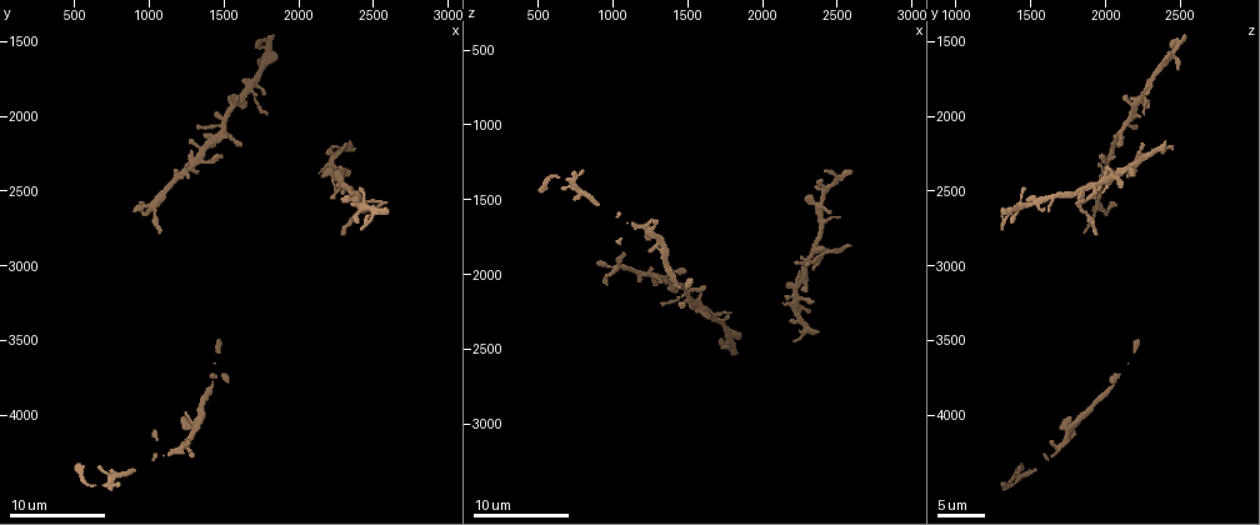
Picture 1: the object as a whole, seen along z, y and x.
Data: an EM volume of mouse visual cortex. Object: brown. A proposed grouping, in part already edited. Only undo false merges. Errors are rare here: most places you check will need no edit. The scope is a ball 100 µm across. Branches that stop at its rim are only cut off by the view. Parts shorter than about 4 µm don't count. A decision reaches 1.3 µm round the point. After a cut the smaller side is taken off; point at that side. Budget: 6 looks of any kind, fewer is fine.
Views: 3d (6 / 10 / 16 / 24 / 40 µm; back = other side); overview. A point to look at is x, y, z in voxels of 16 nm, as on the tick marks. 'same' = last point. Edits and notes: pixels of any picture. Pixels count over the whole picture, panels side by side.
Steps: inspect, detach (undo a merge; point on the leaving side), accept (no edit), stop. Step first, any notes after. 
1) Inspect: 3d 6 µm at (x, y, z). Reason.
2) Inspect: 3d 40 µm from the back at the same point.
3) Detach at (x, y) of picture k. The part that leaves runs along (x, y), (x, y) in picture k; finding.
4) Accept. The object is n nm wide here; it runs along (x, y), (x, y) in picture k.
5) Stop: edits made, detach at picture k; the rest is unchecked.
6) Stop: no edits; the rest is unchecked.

Inspect: 3d 16 µm at (2500, 2660, 1340). Four arms meet.

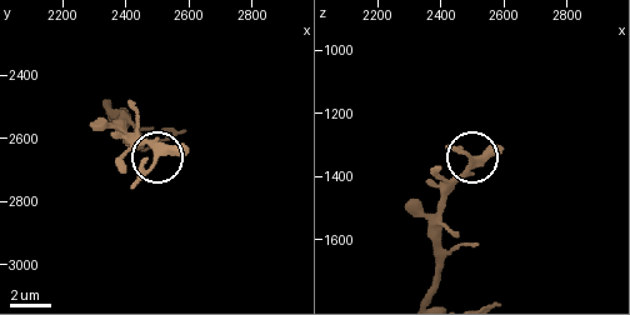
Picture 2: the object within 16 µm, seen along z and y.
Inspect: 3d 6 µm at (2500, 2650, 1350).

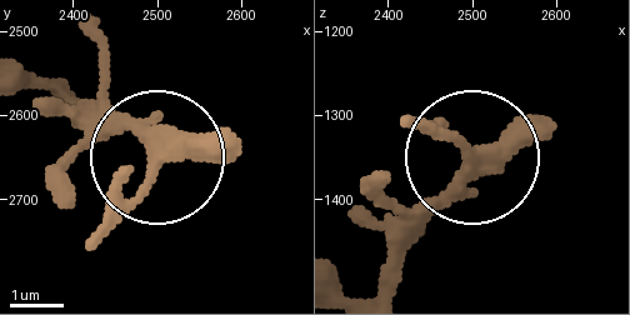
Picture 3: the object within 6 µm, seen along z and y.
Accept. It runs along (70, 90), (146, 158), (88, 246) in picture 3; one neuron here.

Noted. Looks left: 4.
Inspect: 3d 10 µm at (1700, 1840, 2260). Three arms meet.

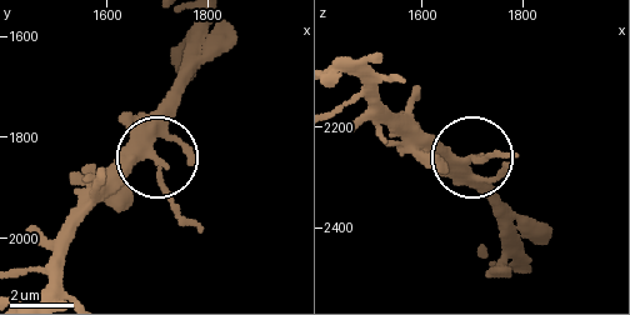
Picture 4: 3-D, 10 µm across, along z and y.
Accept. The object is 300 nm wide here; all the same neuron.

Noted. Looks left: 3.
Inspect: 3d 6 µm at (1060, 2560, 1960). Four arms meet.

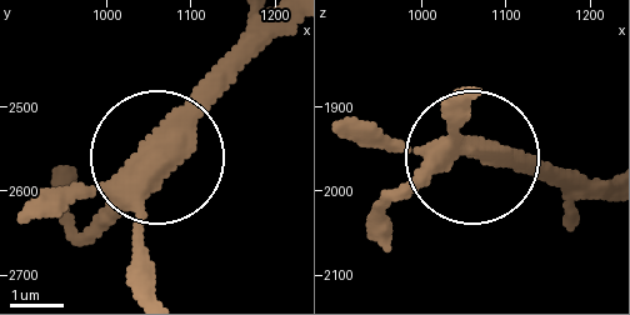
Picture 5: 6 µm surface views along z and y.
Accept. The side arm is 49 µm long; it runs along (173, 165), (164, 139), (280, 23) in picture 5; one neuron here.

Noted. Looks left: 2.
Stop: no edits; the rest is unchecked.

